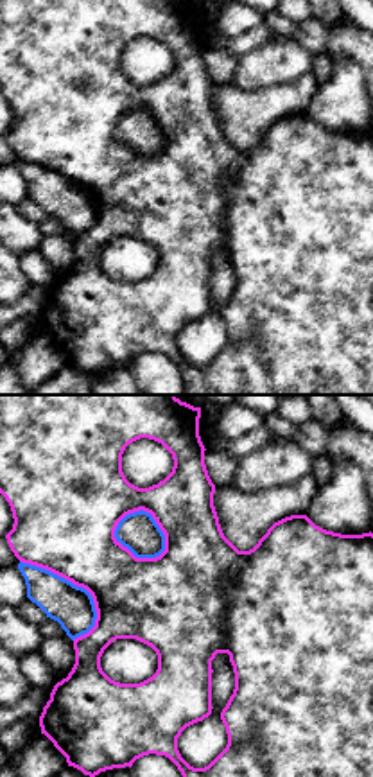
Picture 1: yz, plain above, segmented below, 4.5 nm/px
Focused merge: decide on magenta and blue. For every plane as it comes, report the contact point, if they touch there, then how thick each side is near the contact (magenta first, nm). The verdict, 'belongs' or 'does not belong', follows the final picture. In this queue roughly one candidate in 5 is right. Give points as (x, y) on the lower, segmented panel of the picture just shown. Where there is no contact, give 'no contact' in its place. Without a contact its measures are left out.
meets magenta at (135, 557); 420 nm thick on the magenta side, 180 nm on the other

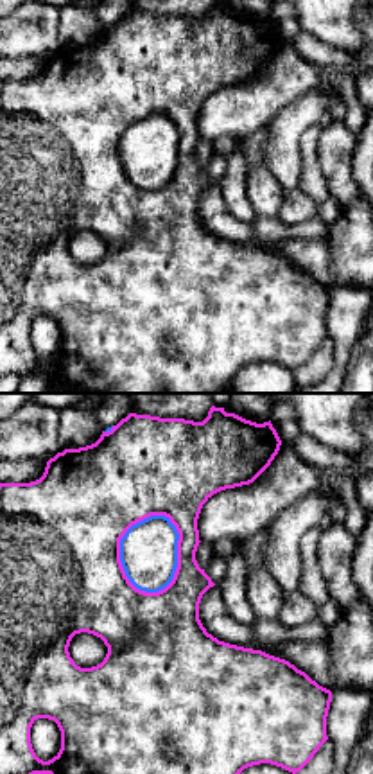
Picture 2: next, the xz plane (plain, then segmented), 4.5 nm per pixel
meets magenta at (178, 561); 240 nm thick on the magenta side, 260 nm on the other

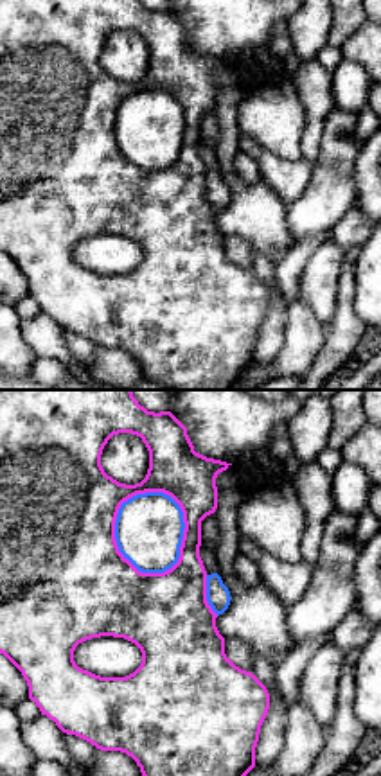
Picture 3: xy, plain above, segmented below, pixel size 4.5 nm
meets magenta at (115, 541); 500 nm thick on the magenta side, 300 nm on the other

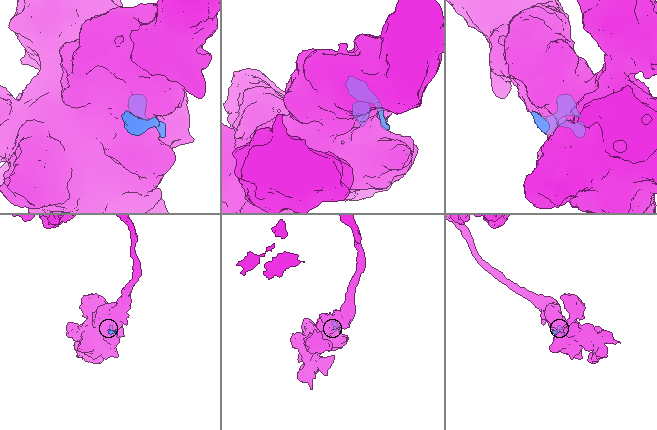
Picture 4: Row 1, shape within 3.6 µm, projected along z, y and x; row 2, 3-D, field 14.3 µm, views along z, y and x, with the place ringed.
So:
does not belong

